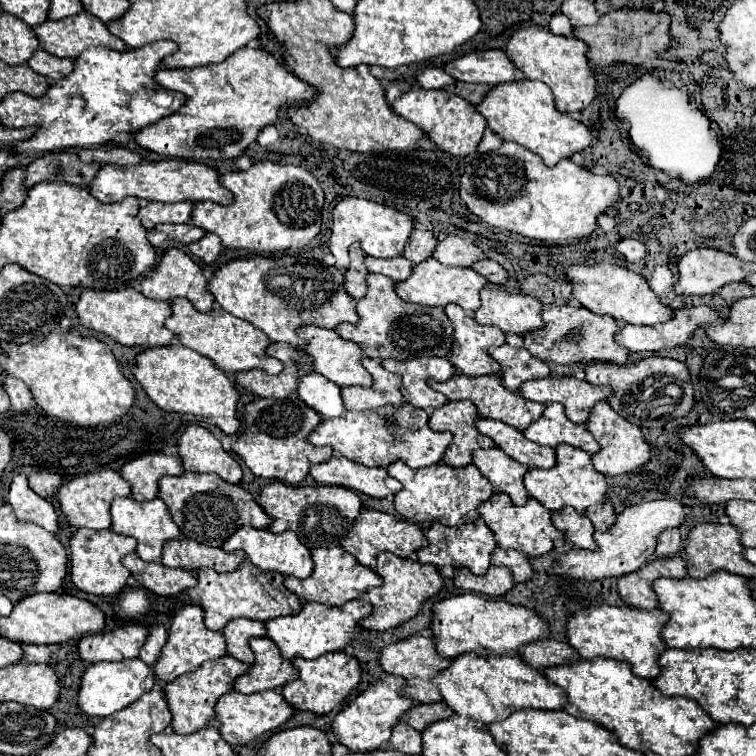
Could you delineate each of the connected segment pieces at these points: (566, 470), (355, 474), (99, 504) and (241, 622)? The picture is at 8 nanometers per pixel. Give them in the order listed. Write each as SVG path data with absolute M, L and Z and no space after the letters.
M571 445L555 447L555 453L557 453L555 467L551 467L551 469L527 469L523 483L525 483L529 497L537 499L549 511L559 511L565 505L569 505L577 513L583 513L587 507L605 501L605 491L607 491L605 477L599 471L595 471L589 453L579 451L577 447L571 447Z
M331 457L323 463L313 464L309 474L320 485L341 485L379 499L395 495L401 489L401 483L389 477L383 467L365 467L345 457Z
M99 469L95 473L77 475L71 481L63 483L63 487L57 491L57 501L61 505L61 513L65 515L67 523L71 527L89 527L89 529L109 529L111 527L111 515L109 505L115 497L129 497L129 483L121 479L117 471L111 469Z
M231 619L223 631L225 643L227 643L227 655L241 661L241 663L253 663L253 651L249 649L251 637L263 637L265 625L261 621L253 619Z

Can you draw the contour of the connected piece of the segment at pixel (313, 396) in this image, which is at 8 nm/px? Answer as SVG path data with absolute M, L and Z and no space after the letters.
M307 373L299 379L297 397L307 407L315 409L323 419L339 417L345 413L343 399L341 399L341 387L317 373Z

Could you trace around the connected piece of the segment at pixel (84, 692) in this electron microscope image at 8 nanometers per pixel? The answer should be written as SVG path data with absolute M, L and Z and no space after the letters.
M125 659L115 663L95 663L91 665L83 677L81 677L81 689L77 705L83 713L93 717L109 717L123 707L137 701L143 693L151 691L155 685L155 675L149 665L145 665L141 659Z

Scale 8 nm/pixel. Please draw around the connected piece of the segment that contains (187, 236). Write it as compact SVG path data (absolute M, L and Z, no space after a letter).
M181 223L181 225L157 225L157 229L161 233L165 233L169 239L181 243L181 245L189 245L195 243L197 239L201 239L205 235L205 229L195 227L191 223Z

